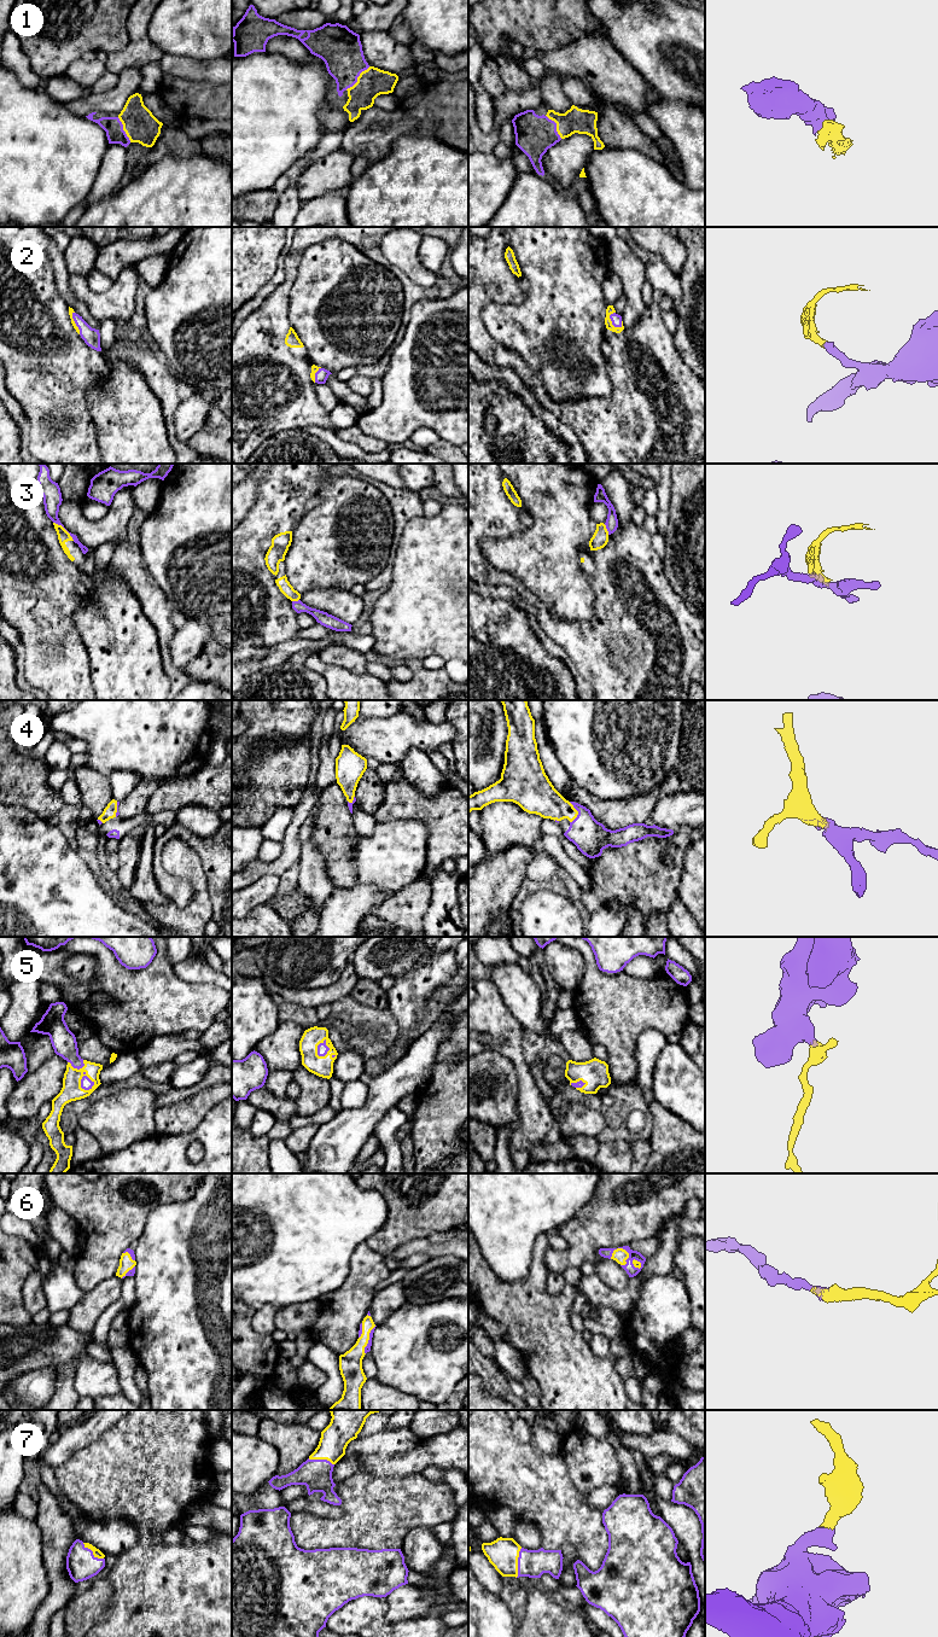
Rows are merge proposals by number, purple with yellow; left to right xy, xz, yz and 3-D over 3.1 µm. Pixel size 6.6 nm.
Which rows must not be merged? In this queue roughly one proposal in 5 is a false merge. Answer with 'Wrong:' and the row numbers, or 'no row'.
Wrong: 3

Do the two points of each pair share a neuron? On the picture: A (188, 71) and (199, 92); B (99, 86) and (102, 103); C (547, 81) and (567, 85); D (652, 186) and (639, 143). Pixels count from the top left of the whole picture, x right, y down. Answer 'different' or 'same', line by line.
A: different
B: different
C: different
D: different

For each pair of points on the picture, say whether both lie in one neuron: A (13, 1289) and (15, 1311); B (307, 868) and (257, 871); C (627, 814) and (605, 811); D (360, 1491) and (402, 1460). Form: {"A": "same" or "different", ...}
{"A": "same", "B": "different", "C": "different", "D": "different"}

